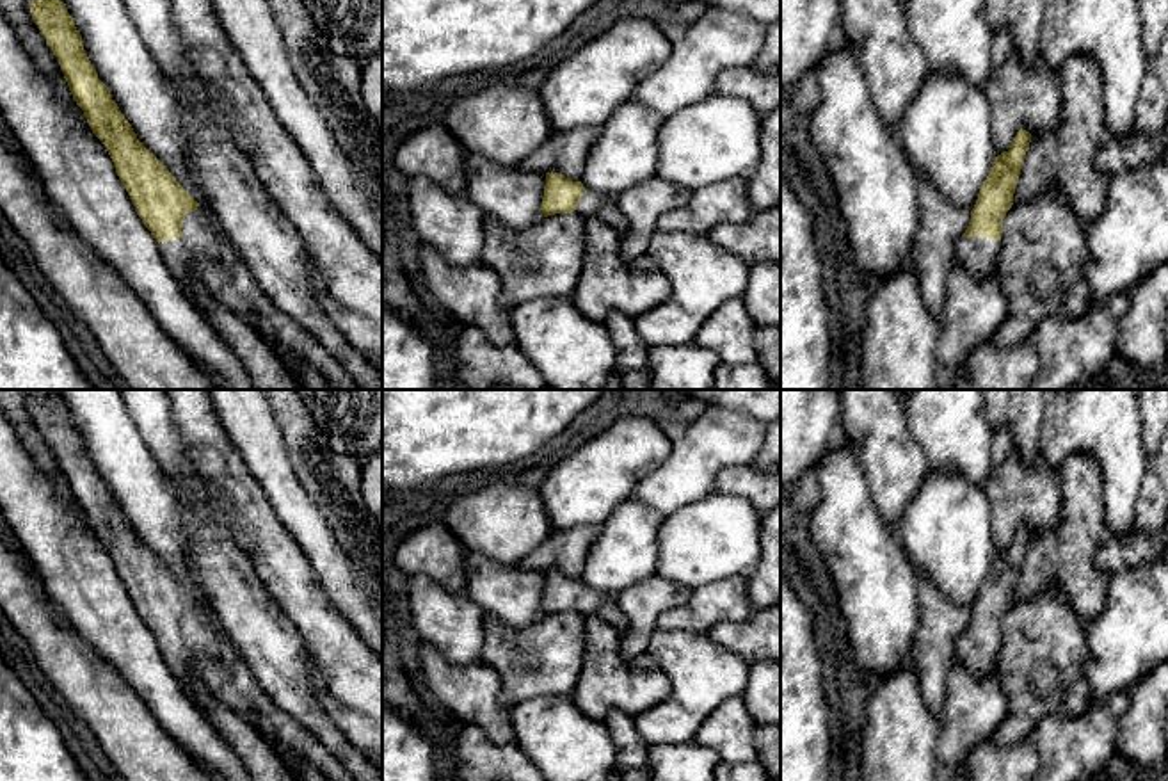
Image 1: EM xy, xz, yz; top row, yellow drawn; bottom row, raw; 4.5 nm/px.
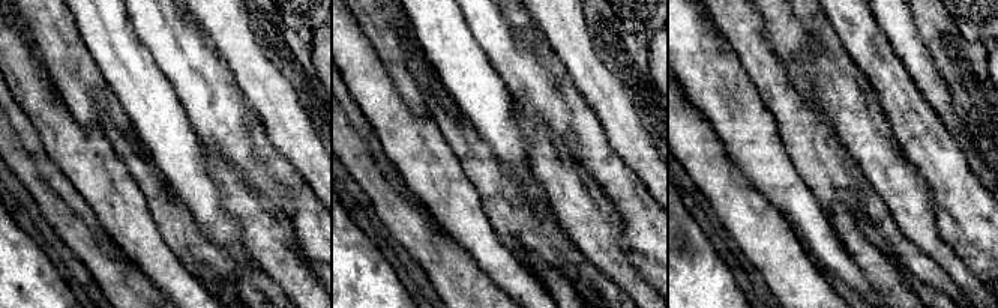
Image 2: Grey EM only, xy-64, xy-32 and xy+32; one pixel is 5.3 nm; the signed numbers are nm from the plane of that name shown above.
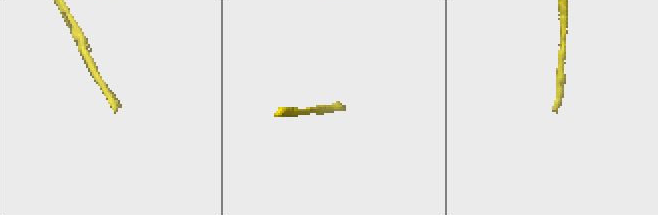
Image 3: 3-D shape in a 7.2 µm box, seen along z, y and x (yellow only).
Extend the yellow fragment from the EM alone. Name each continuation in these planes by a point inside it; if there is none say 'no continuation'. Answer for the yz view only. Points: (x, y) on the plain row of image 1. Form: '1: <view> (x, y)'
1: yz (978, 653)

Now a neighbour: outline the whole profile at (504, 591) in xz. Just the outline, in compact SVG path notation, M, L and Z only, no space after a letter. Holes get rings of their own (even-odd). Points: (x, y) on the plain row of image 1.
M480 553L466 557L466 596L487 616L523 628L539 621L546 573L523 571L516 564L498 564Z

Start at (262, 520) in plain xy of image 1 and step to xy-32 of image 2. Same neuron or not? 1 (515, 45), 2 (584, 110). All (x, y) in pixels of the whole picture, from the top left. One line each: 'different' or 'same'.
1: different
2: same

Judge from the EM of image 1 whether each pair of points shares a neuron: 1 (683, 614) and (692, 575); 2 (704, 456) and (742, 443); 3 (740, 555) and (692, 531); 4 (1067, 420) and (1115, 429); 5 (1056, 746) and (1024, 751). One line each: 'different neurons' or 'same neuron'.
1: different neurons
2: same neuron
3: same neuron
4: same neuron
5: different neurons

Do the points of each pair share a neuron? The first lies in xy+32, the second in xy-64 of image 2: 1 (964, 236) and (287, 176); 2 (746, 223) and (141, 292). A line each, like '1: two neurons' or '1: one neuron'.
1: one neuron
2: one neuron

